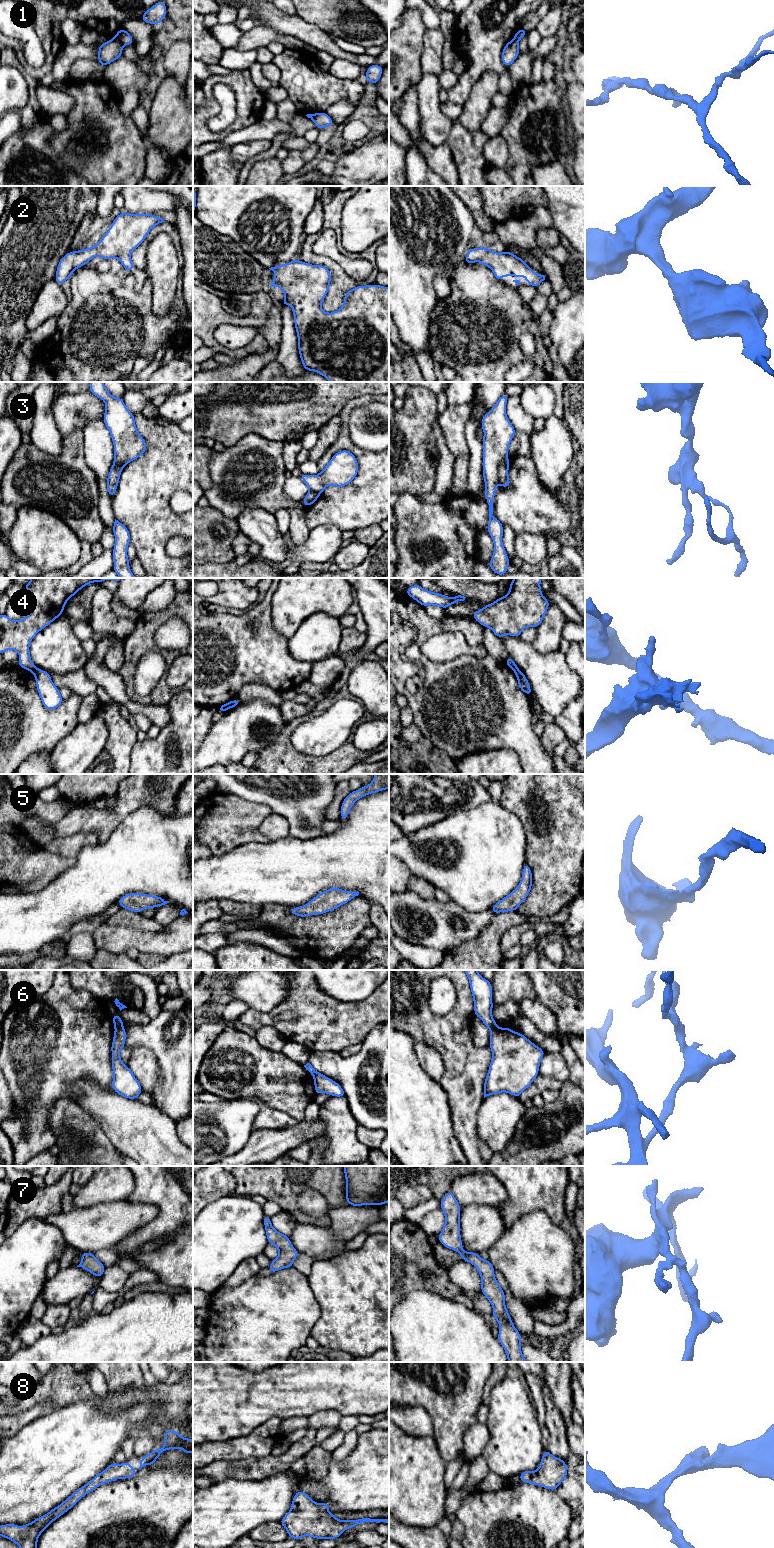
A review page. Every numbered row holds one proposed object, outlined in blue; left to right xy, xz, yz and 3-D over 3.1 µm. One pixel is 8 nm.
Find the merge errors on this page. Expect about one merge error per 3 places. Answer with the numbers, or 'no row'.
1, 3, 4, 6

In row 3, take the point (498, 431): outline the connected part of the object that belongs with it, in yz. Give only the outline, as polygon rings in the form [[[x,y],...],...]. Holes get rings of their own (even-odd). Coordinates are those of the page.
[[[507,394],[501,395],[492,409],[485,413],[481,421],[484,431],[483,444],[483,478],[485,482],[484,493],[489,508],[489,522],[487,532],[494,542],[494,552],[488,566],[496,574],[502,576],[507,573],[510,564],[503,546],[503,525],[493,514],[493,500],[498,486],[499,464],[508,458],[508,449],[515,428],[507,418]]]

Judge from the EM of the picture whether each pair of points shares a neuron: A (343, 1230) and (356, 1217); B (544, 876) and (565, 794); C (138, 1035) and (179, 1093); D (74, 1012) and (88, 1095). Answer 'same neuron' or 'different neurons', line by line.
A: same neuron
B: same neuron
C: same neuron
D: different neurons

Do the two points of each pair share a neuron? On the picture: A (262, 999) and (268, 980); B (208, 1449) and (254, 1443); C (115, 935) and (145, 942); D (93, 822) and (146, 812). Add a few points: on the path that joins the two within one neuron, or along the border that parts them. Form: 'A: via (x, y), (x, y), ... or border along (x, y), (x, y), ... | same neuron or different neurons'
A: via (262, 994), (263, 985) | same neuron
B: via (219, 1449), (243, 1447) | same neuron
C: via (122, 938), (138, 938) | same neuron
D: border along (148, 805), (142, 805), (132, 811), (111, 833) | different neurons

